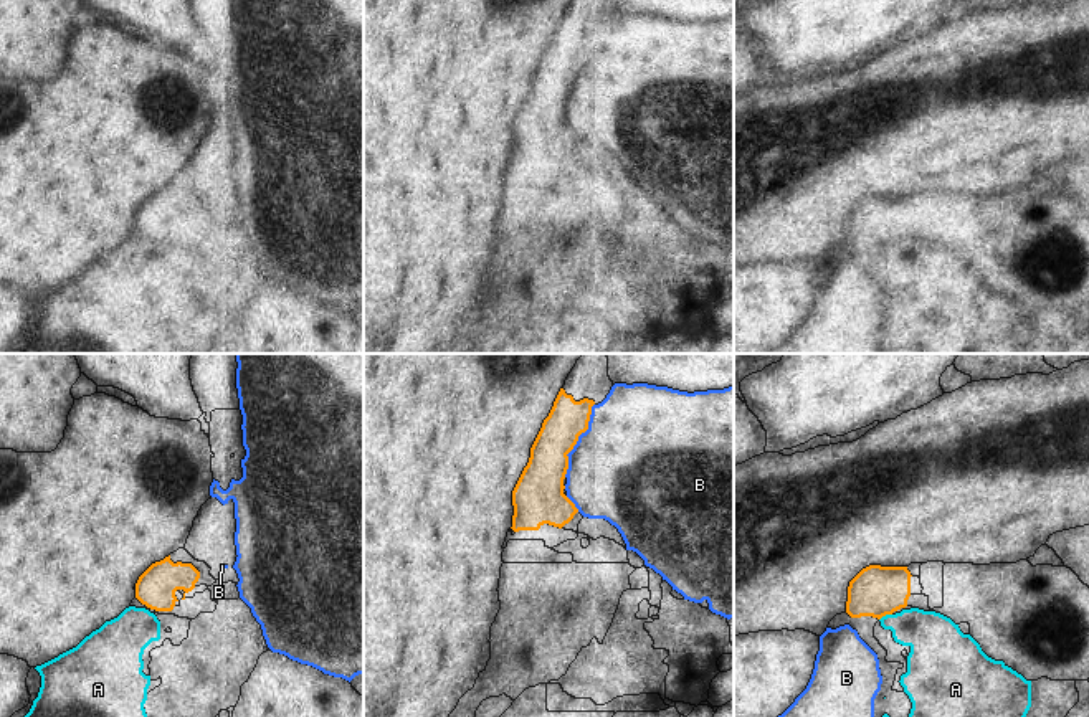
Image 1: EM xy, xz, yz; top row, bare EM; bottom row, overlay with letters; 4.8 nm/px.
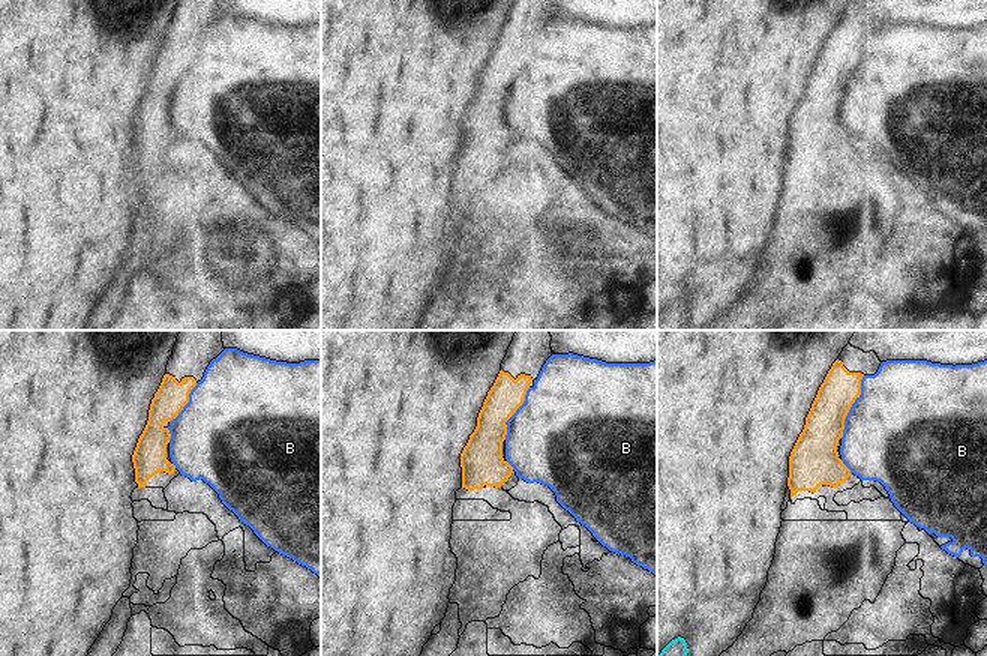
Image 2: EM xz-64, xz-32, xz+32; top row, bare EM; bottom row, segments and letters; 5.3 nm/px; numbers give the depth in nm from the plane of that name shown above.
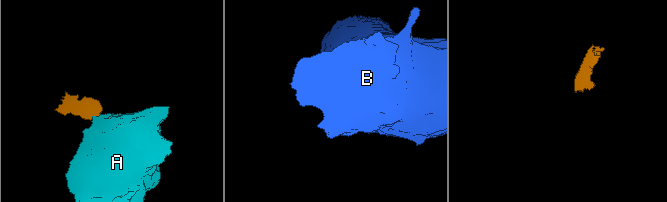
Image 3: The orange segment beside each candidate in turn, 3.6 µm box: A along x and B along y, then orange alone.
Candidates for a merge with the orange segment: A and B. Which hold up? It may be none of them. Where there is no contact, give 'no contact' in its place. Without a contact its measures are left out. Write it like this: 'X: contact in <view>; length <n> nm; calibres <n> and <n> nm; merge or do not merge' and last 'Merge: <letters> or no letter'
A: contact in yz; length 70 nm; calibres 240 and 220 nm; do not merge
B: contact in xz; length 380 nm; calibres 200 and 500 nm; do not merge
Merge: no letter

